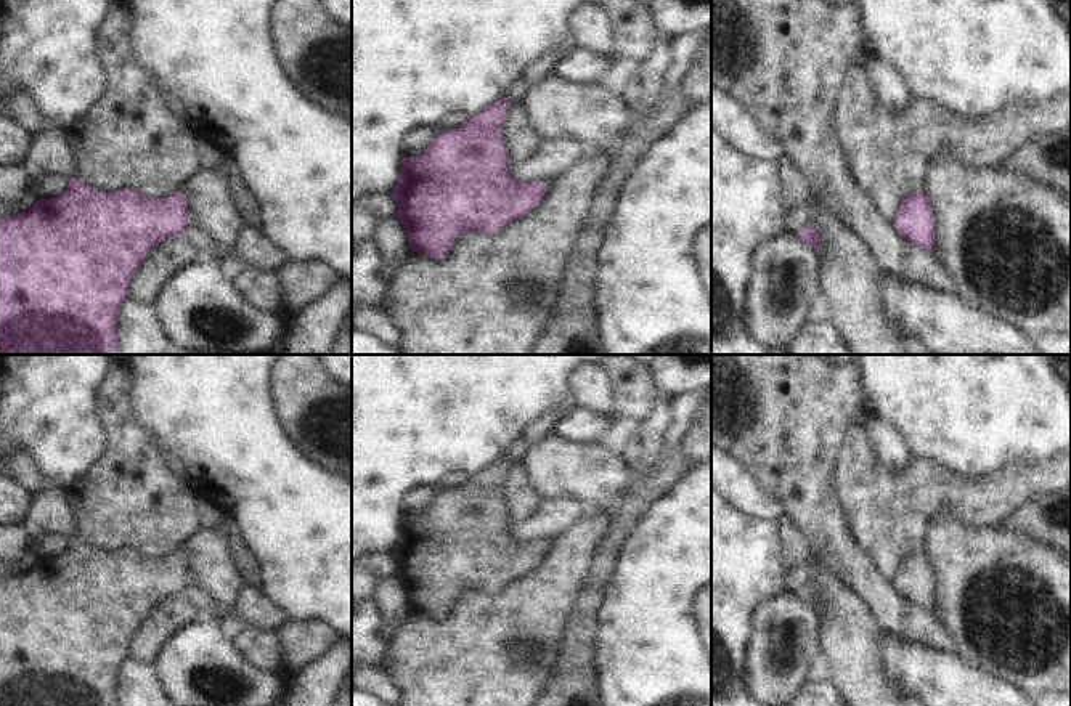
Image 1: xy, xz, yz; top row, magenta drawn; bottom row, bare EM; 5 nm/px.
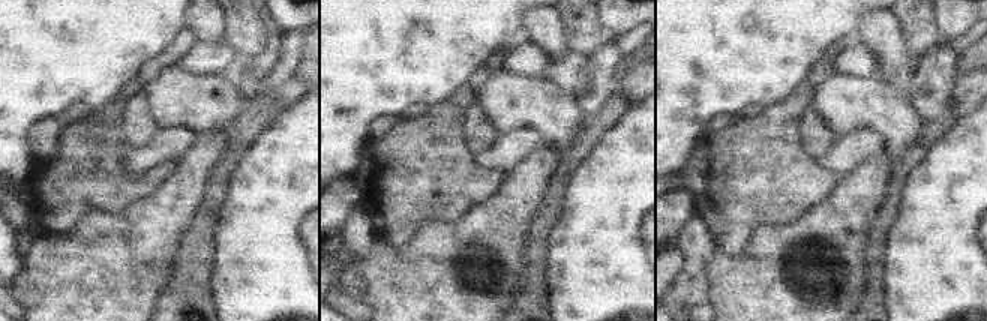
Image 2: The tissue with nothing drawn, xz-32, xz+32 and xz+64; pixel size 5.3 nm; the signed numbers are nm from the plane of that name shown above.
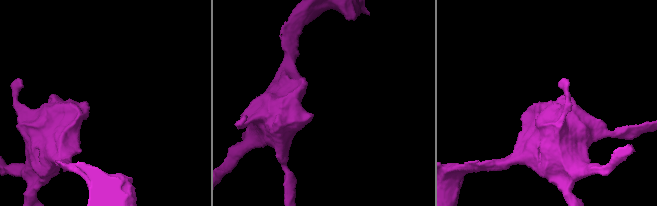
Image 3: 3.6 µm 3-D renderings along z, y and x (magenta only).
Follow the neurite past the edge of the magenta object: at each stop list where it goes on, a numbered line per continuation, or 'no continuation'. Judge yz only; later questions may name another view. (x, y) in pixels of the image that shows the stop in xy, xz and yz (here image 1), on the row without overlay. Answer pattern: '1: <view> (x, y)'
no continuation

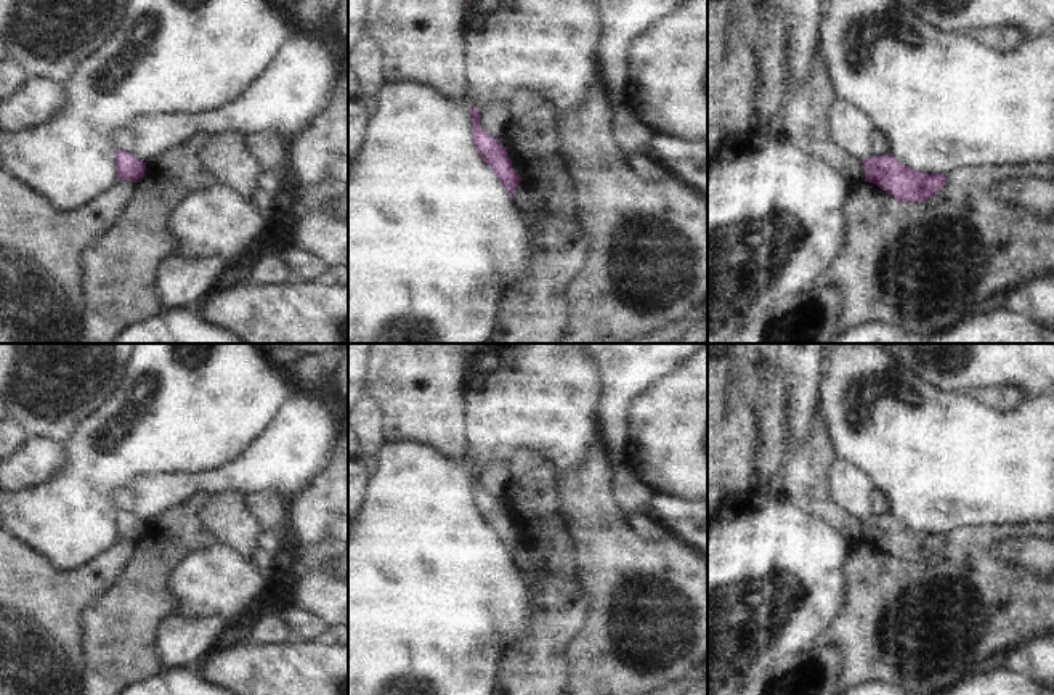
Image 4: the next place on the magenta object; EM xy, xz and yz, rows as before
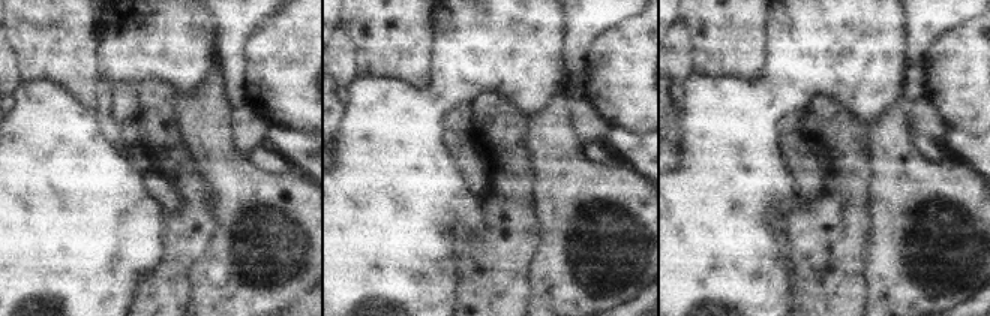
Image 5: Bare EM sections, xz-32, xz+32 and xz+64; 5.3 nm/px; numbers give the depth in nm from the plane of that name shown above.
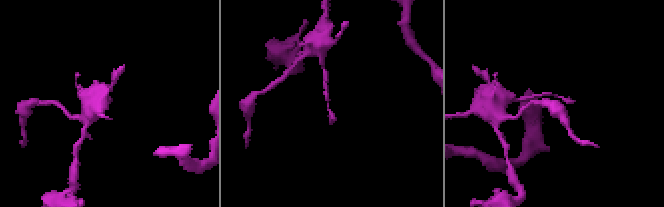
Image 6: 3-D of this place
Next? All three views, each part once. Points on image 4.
no continuation

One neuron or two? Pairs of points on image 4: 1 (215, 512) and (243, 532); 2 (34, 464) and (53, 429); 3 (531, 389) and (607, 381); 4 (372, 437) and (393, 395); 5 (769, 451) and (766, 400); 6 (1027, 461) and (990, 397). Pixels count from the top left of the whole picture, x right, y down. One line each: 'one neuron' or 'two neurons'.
1: one neuron
2: two neurons
3: one neuron
4: two neurons
5: one neuron
6: two neurons

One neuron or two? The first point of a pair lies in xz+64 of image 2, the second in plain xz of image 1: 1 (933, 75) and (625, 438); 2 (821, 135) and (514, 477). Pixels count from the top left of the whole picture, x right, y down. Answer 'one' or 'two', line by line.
1: one
2: one

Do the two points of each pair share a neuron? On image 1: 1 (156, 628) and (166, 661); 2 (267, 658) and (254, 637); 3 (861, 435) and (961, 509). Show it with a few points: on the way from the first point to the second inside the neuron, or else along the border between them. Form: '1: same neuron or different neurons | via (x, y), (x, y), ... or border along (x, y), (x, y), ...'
1: different neurons | border along (193, 624), (177, 629), (164, 642), (151, 663)
2: same neuron | via (265, 653), (254, 642)
3: same neuron | via (869, 466), (896, 493), (930, 493)

